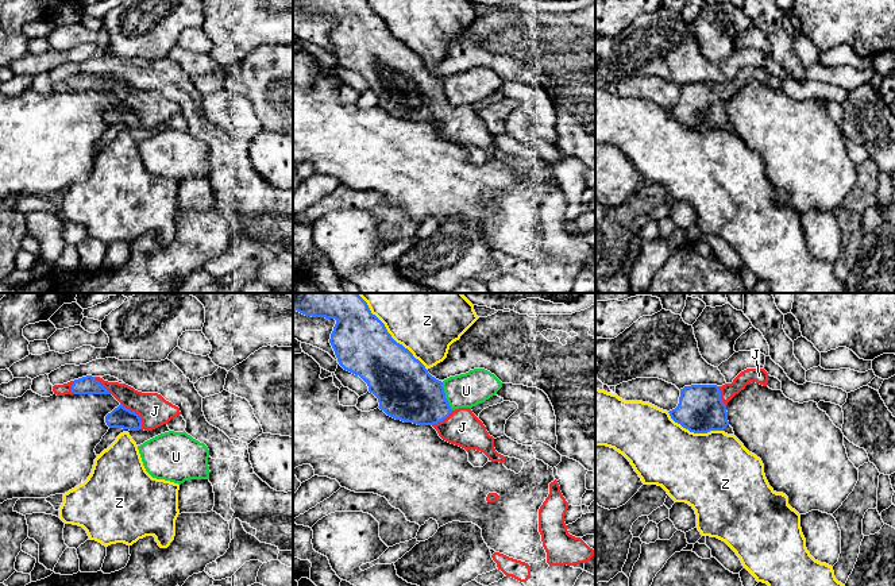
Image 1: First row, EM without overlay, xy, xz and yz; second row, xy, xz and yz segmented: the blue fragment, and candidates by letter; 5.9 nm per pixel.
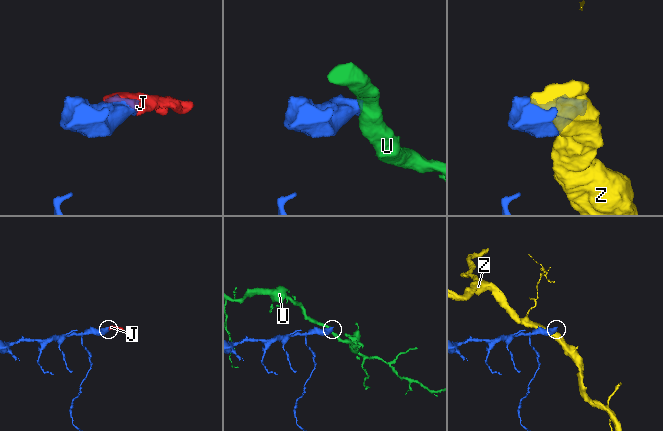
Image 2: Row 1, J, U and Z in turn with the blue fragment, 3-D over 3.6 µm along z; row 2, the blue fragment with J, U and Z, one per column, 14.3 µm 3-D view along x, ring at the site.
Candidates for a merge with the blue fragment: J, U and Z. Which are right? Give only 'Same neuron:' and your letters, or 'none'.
Same neuron: J

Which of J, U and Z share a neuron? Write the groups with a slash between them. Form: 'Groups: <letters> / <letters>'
Groups: J / U / Z

